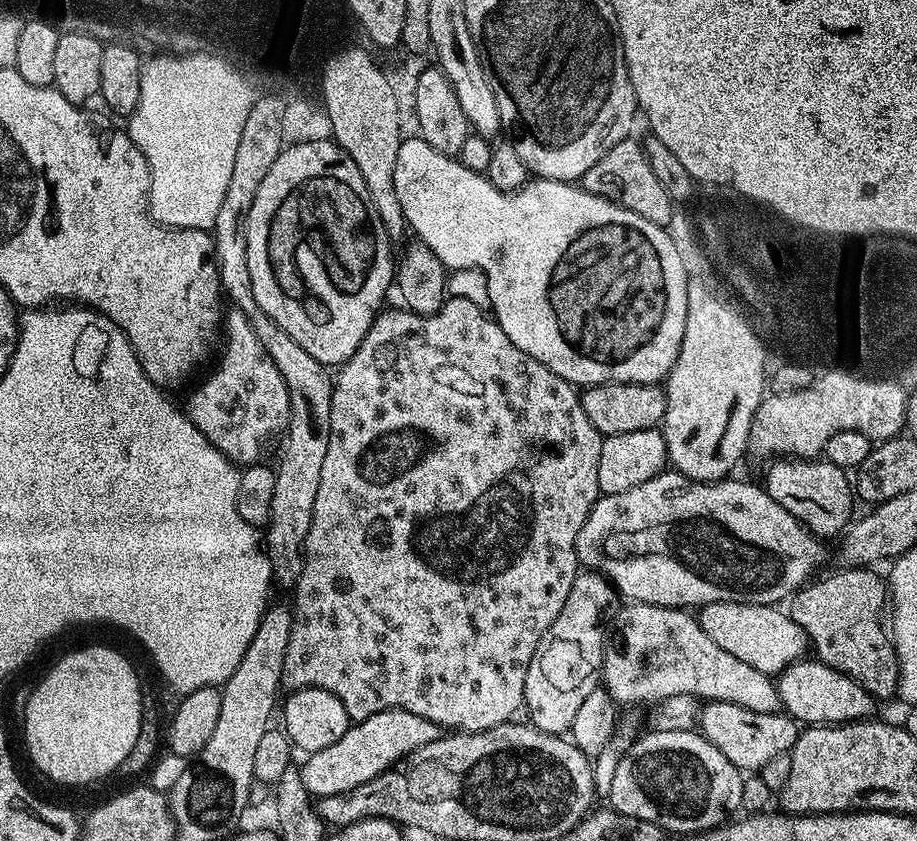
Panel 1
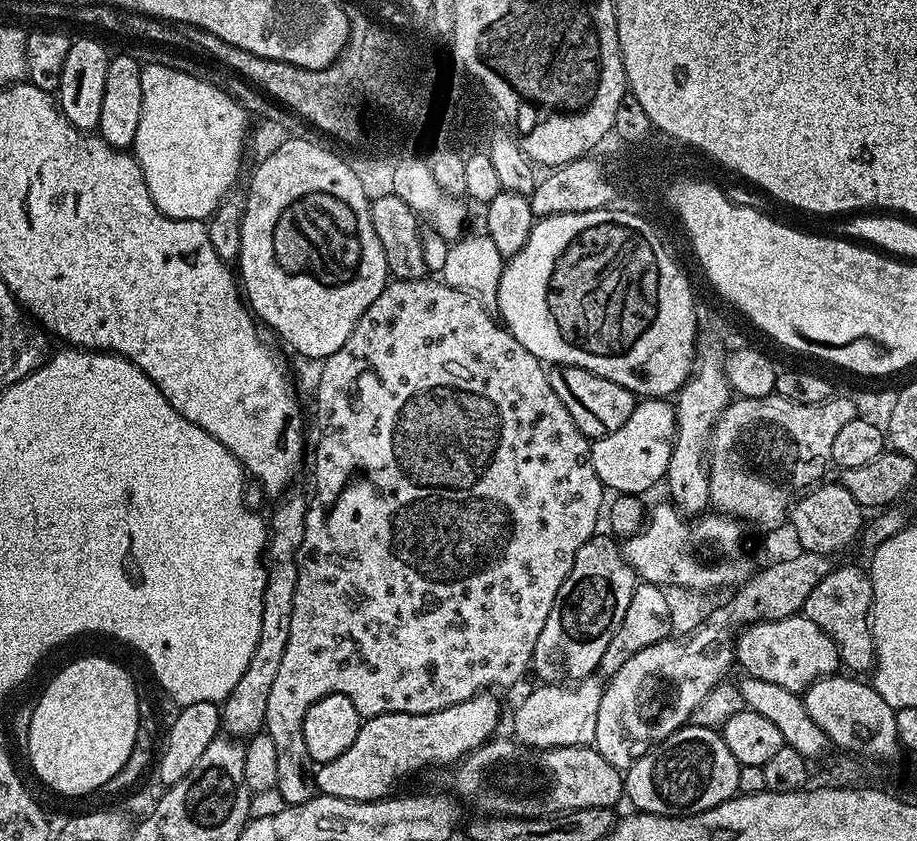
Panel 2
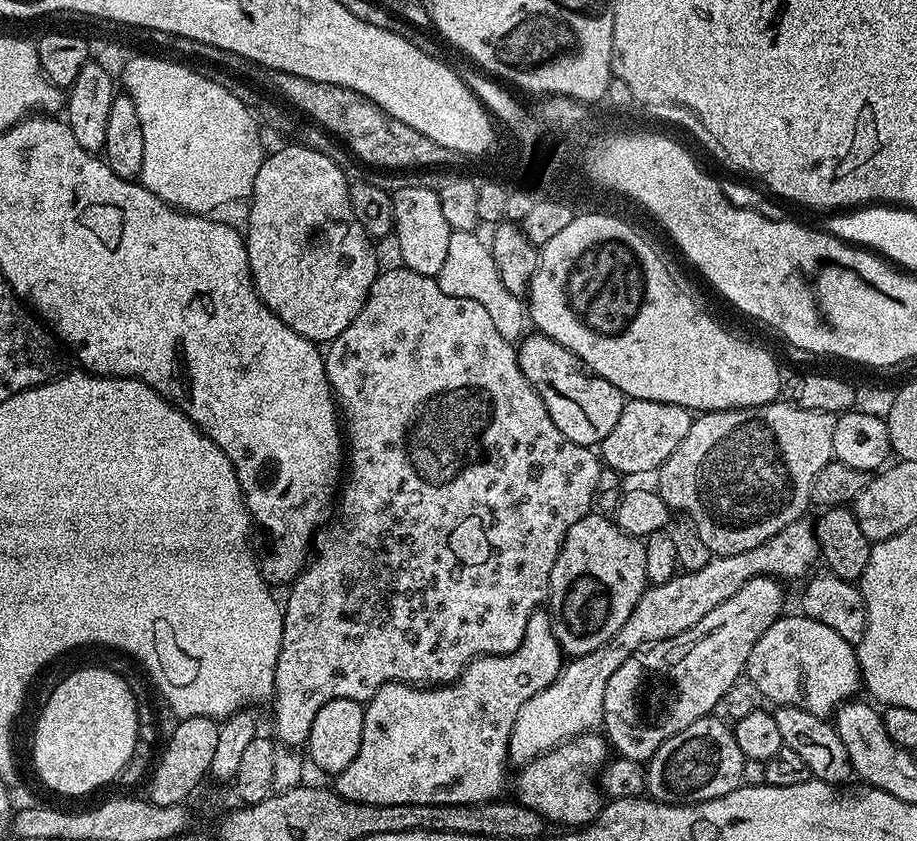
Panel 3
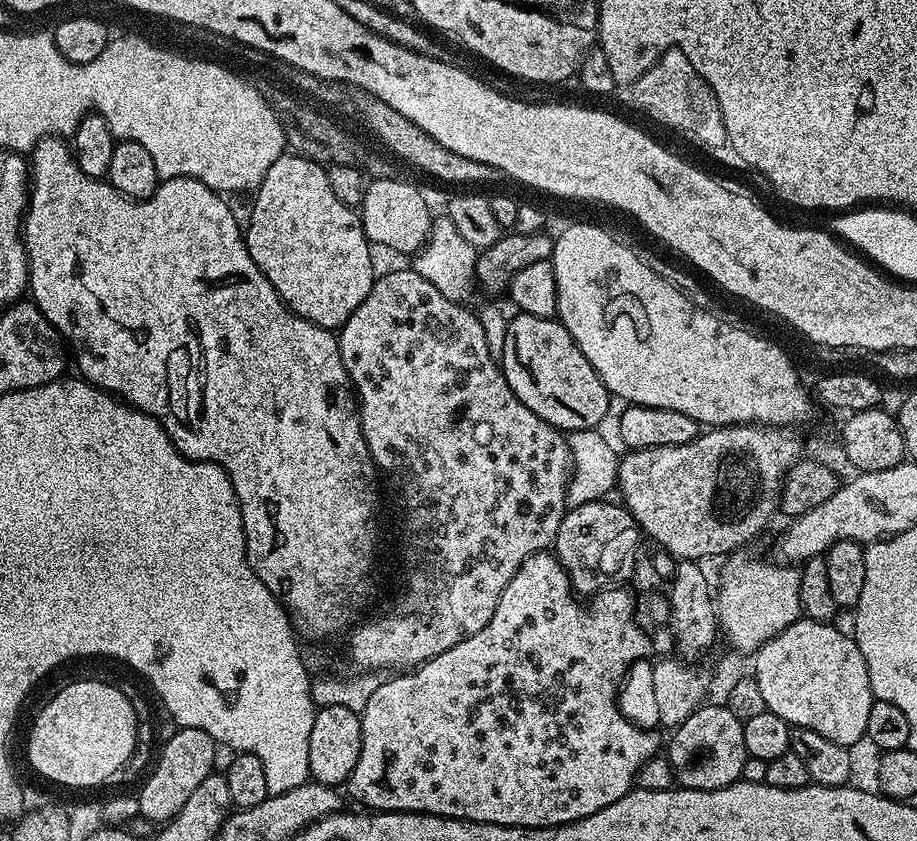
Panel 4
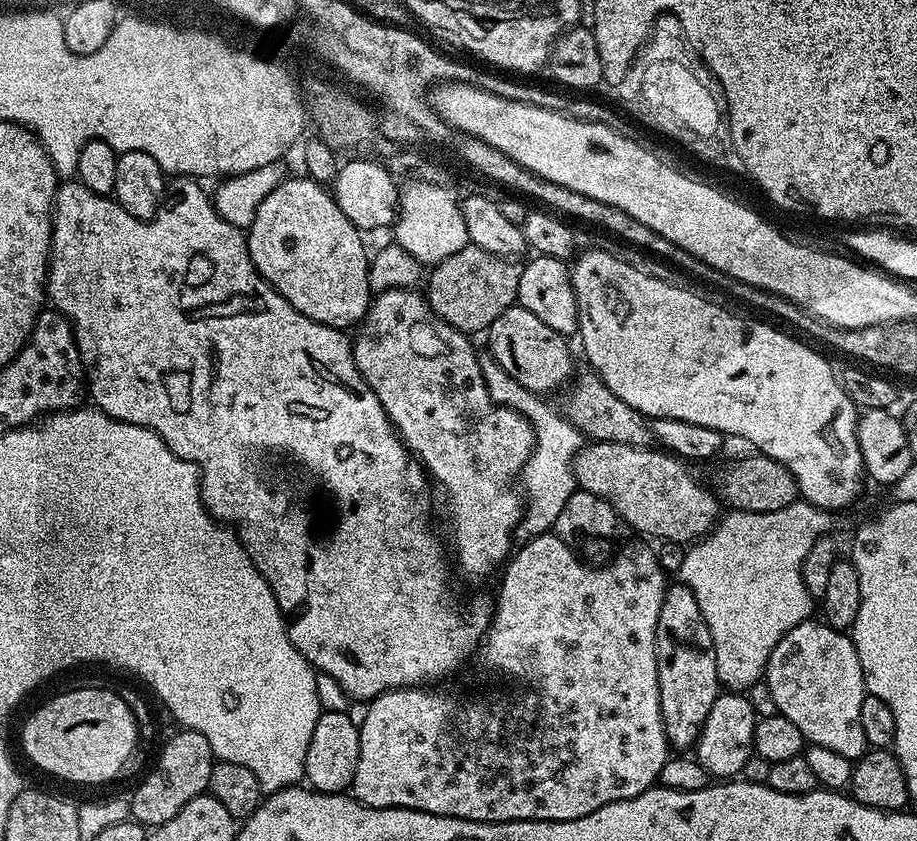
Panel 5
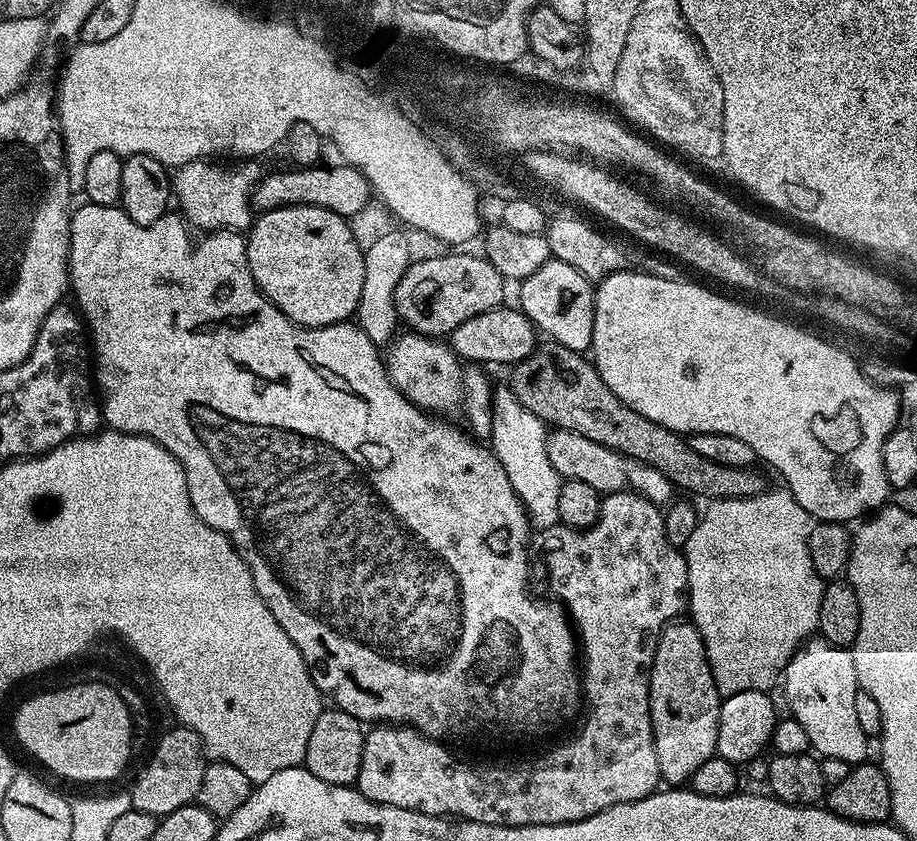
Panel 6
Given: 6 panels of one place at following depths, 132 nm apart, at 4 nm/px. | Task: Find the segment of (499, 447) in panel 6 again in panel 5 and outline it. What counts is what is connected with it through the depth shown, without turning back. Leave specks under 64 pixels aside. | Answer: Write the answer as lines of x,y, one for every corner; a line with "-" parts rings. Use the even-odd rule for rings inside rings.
486,348
481,349
477,353
477,358
492,401
502,408
513,408
532,423
534,443
526,457
522,473
522,492
526,497
522,528
523,531
528,531
528,534
547,533
555,525
558,514
562,514
562,506
566,506
573,492
577,491
574,461
576,453
582,447
581,434
557,409
555,412
544,401
547,399
527,390
517,379
507,374
492,352

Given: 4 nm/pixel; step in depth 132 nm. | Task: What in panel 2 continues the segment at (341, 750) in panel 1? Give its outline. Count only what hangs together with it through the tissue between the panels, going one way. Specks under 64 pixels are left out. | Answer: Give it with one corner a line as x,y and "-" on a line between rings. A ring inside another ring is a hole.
491,691
479,692
466,702
430,714
391,712
367,717
350,750
315,769
317,793
347,800
382,800
393,795
395,788
392,787
399,780
423,768
432,768
435,764
455,765
497,735
500,704
492,695

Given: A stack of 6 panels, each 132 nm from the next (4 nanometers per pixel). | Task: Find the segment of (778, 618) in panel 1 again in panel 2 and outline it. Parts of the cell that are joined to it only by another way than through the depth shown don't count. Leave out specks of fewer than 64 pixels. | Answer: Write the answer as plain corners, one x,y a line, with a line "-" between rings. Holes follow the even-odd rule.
803,614
787,616
781,620
758,620
755,624
747,625
735,637
734,660
737,665
741,664
745,668
743,671
747,675
762,678
762,682
774,682
777,686
801,694
811,684
818,682
824,676
833,675
841,667
838,646
834,646
830,634
823,632
818,625
807,620

